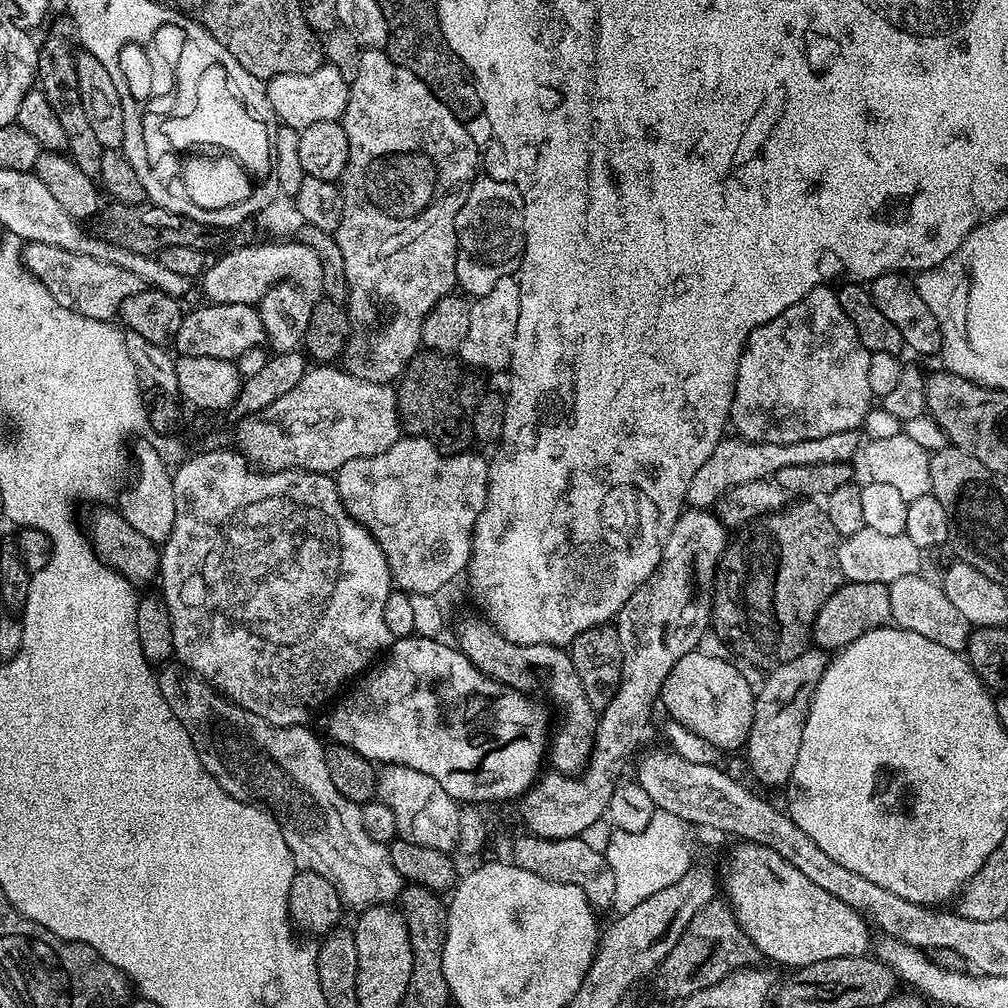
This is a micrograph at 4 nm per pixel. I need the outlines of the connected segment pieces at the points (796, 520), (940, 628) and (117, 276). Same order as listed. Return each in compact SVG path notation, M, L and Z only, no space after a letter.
M812 498L797 499L779 512L758 516L743 525L731 537L724 551L722 568L728 571L728 577L717 579L714 585L711 627L715 635L725 642L730 641L731 651L737 652L741 661L754 664L761 670L798 658L798 654L809 647L816 615L822 610L826 598L845 583L838 566L841 539L823 507Z
M924 574L898 578L888 585L890 590L890 610L895 627L914 630L922 638L930 638L946 650L963 653L968 647L970 623L962 616L961 611L948 599L941 585L936 580L927 580Z
M25 243L22 248L22 263L31 272L34 279L42 282L42 286L46 286L46 290L50 290L50 294L59 304L86 318L112 320L119 313L122 302L126 298L130 298L130 294L138 294L145 291L146 288L144 281L138 278L138 274L134 274L130 270L122 270L122 266L114 266L110 262L98 262L98 258L90 258L86 254L74 254L70 250L62 250L58 246Z

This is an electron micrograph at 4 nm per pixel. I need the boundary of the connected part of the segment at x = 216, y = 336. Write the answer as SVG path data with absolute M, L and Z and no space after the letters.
M204 302L201 305L201 308L196 308L193 312L185 311L182 326L178 326L174 348L179 355L194 358L222 358L236 362L246 350L265 343L262 318L253 305L211 302Z

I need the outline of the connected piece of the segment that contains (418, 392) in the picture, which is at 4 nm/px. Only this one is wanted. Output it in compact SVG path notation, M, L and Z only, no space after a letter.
M421 350L399 377L396 401L400 427L409 436L429 440L445 454L469 451L473 443L474 406L482 395L477 373L469 370L455 355Z

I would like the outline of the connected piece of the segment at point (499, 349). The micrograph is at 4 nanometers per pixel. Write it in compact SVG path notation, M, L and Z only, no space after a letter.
M515 275L498 278L493 288L471 301L470 326L466 330L466 342L462 342L458 356L469 369L477 373L500 372L509 367L514 354L514 334L518 330L518 306L520 282Z

